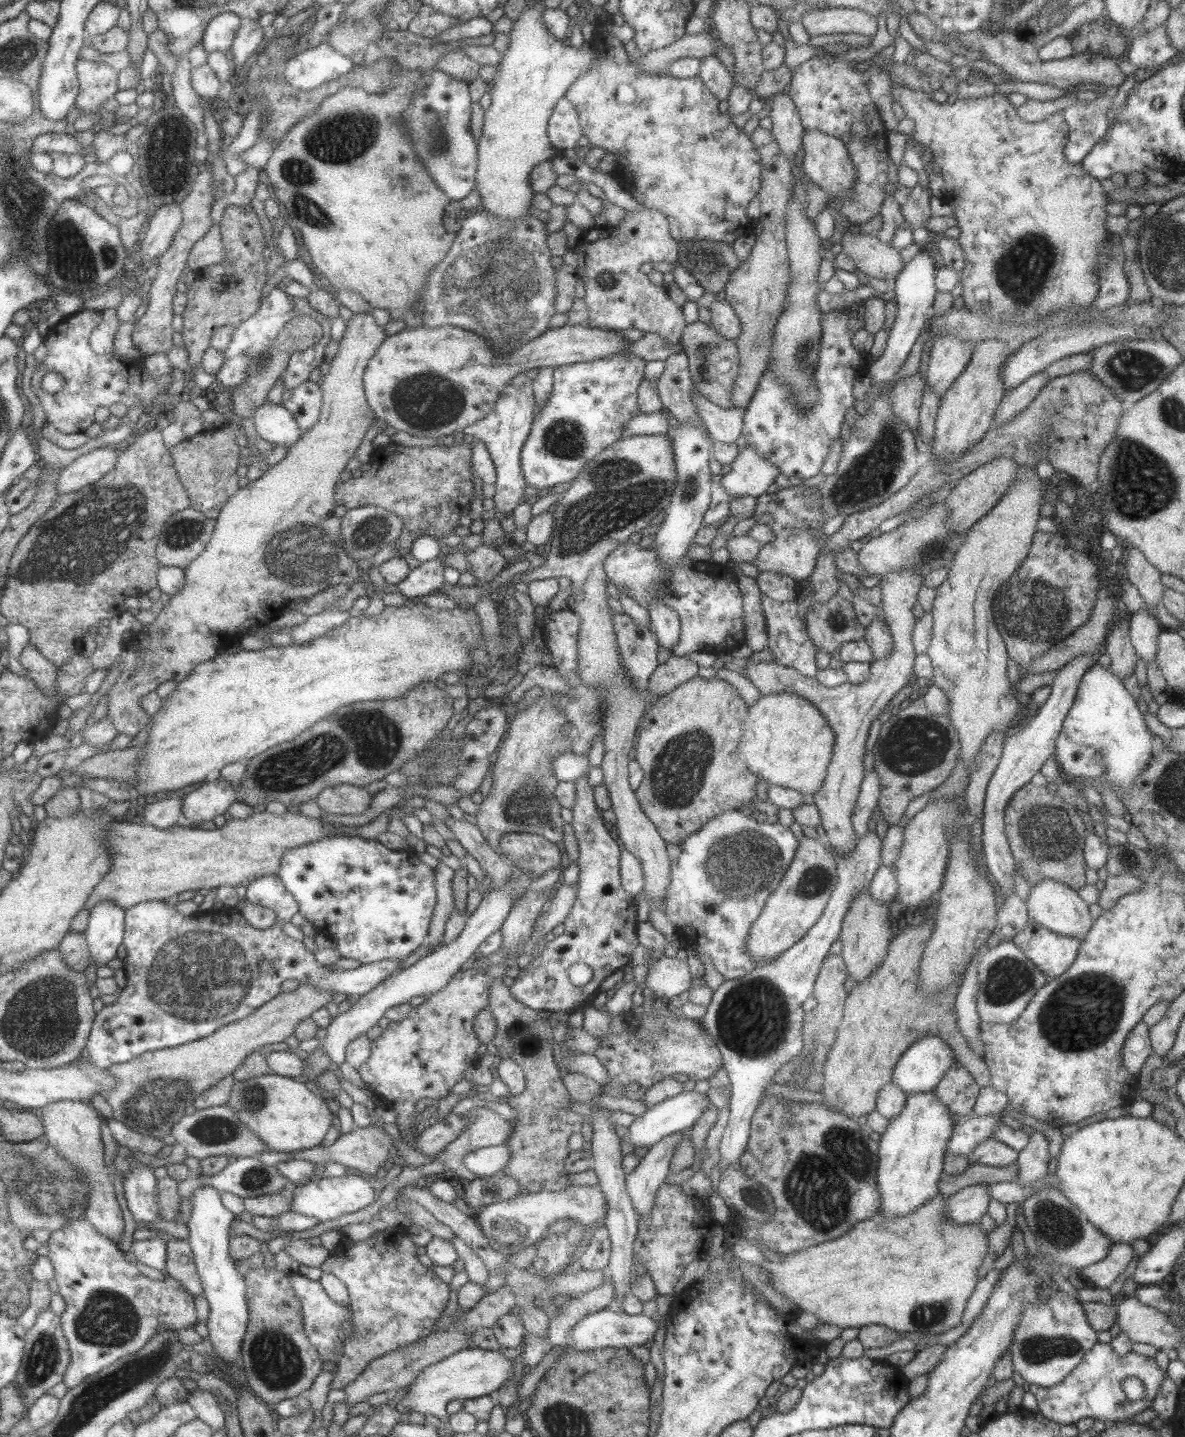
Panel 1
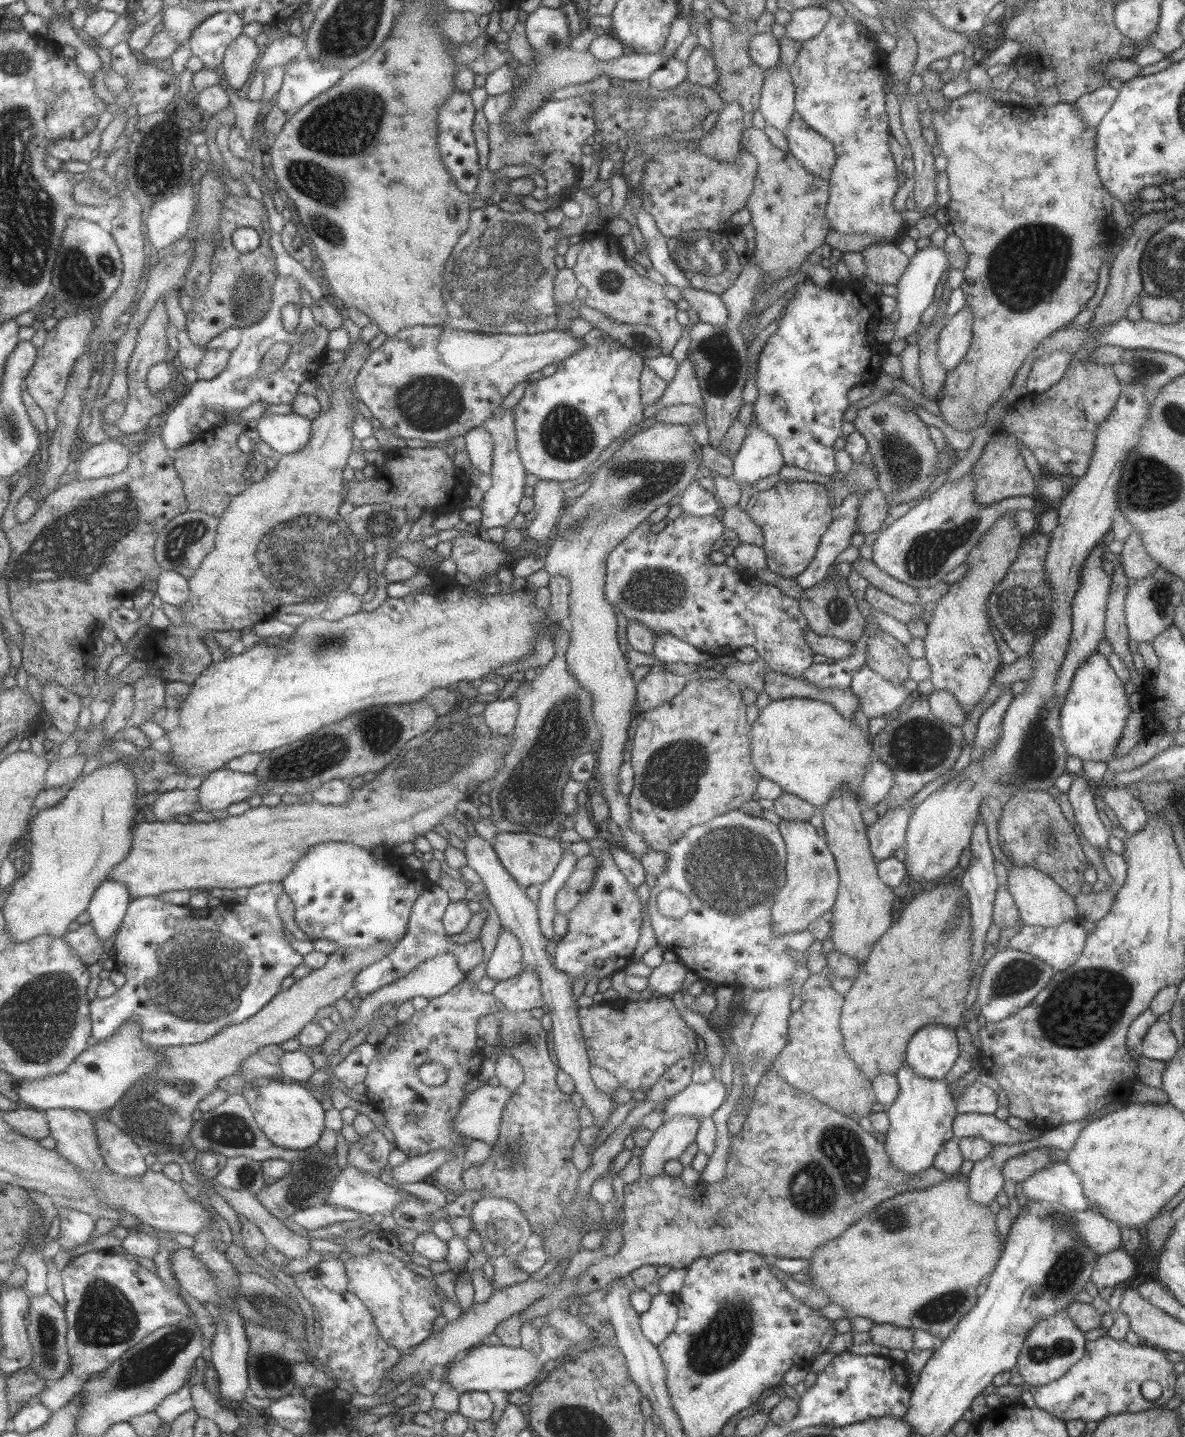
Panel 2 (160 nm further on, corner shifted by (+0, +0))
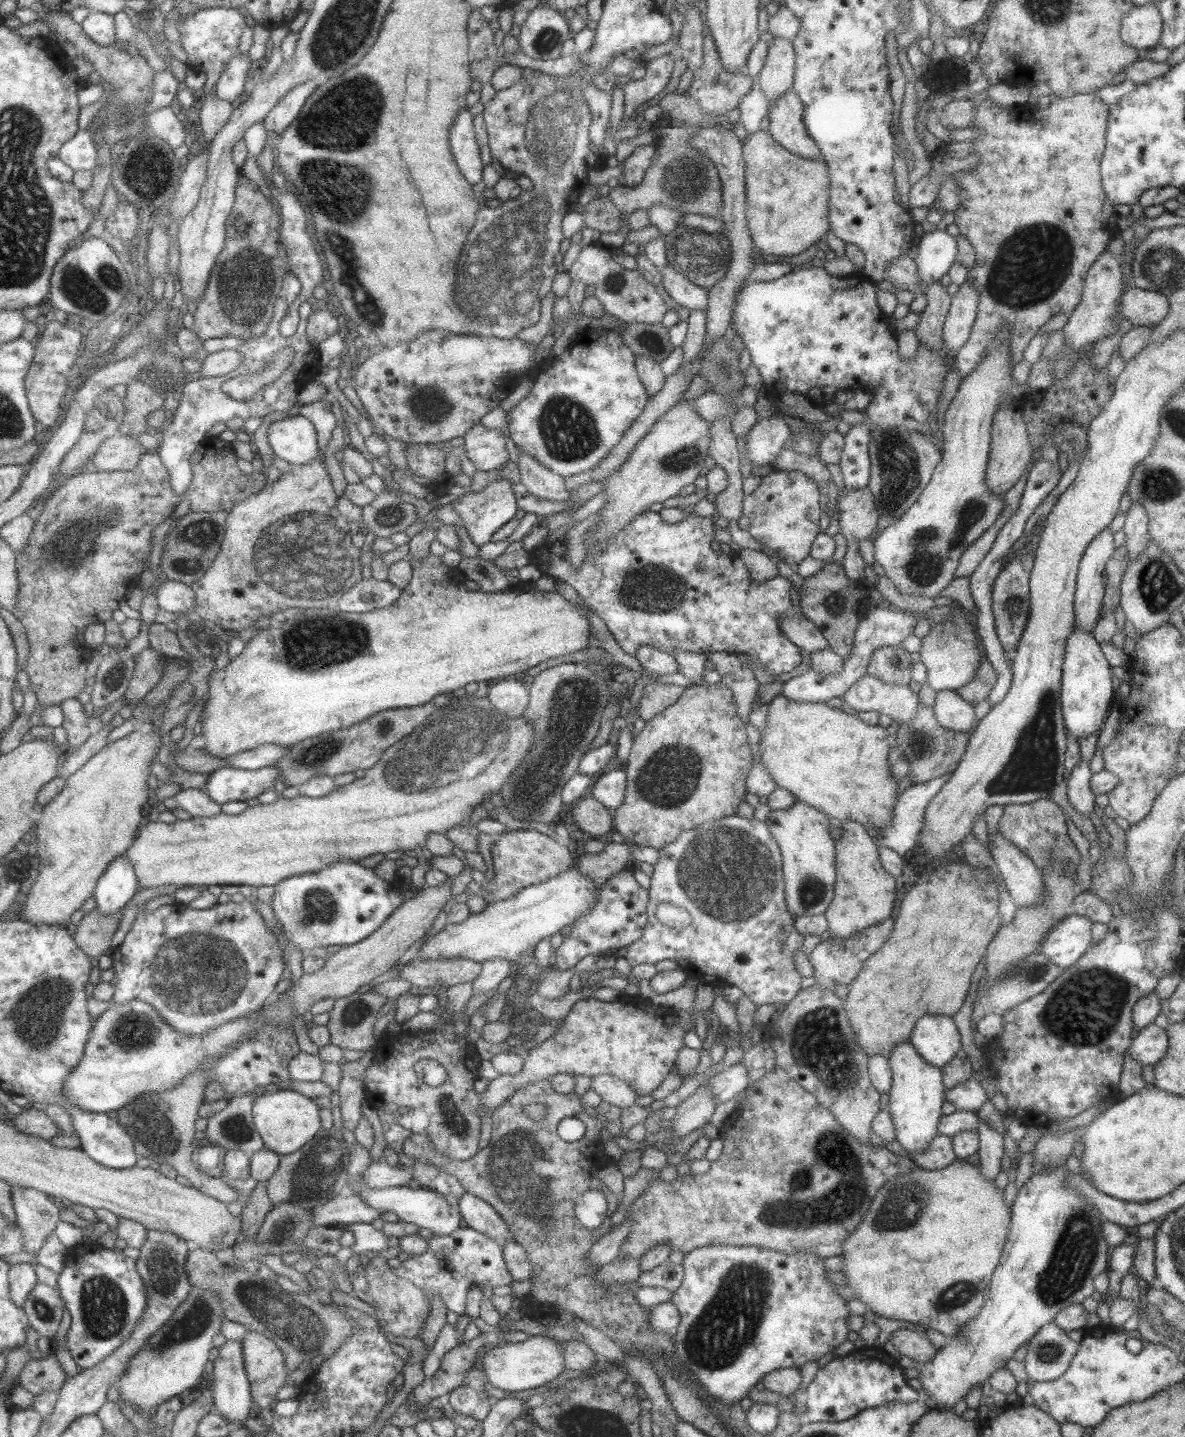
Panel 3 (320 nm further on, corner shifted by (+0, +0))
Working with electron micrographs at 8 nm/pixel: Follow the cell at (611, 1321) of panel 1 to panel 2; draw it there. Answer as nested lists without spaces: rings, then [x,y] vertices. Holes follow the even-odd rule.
[[[663,1293],[652,1296],[647,1311],[640,1315],[642,1335],[657,1346],[673,1330],[677,1320],[674,1297]]]

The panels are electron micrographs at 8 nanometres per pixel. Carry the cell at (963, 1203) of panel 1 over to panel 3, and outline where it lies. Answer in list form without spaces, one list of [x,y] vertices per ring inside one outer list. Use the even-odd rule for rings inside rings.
[[[979,1119],[976,1124],[976,1133],[979,1141],[978,1155],[981,1174],[993,1181],[999,1169],[999,1161],[1003,1154],[1003,1141],[999,1132],[989,1128],[987,1122]]]

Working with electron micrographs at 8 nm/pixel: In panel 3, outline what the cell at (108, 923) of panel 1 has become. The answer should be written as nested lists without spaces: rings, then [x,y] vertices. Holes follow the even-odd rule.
[[[128,853],[111,861],[97,884],[94,895],[97,907],[106,915],[125,907],[141,890],[137,876],[135,865],[129,860]]]

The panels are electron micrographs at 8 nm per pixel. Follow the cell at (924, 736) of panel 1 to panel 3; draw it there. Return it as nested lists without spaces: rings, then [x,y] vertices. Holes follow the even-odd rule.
[[[920,704],[914,718],[899,724],[893,741],[909,764],[909,786],[913,786],[952,773],[963,757],[968,744],[968,733],[955,732],[939,726],[932,707]]]

